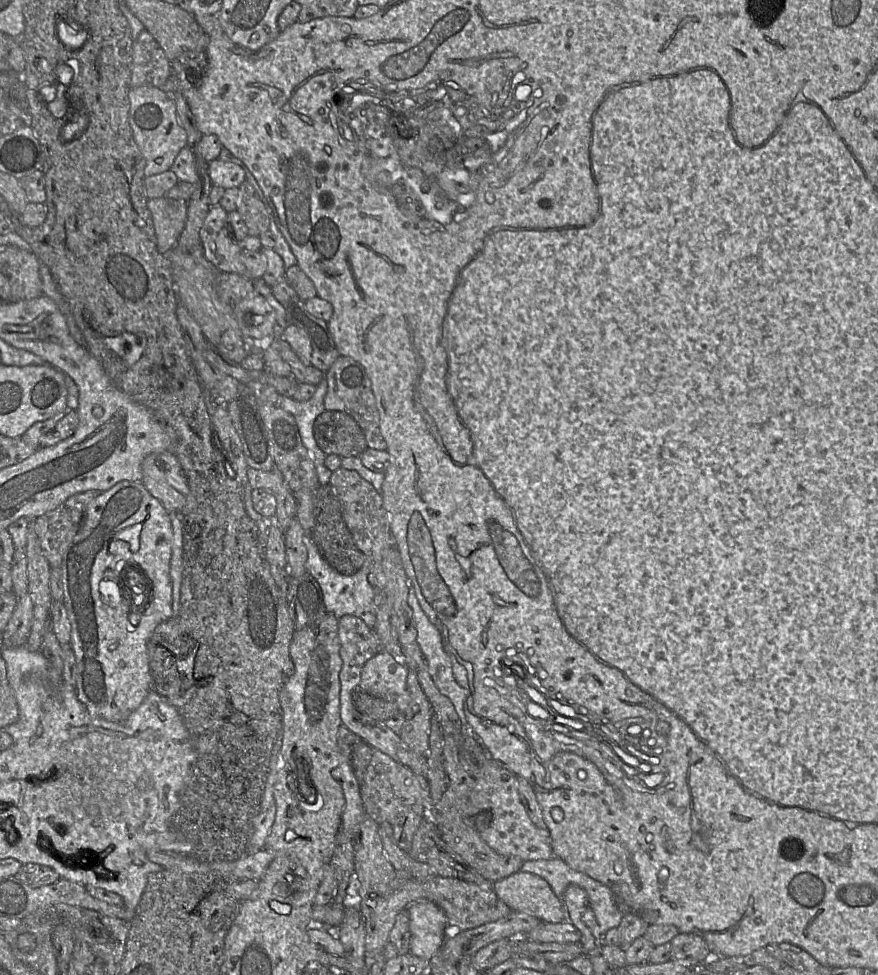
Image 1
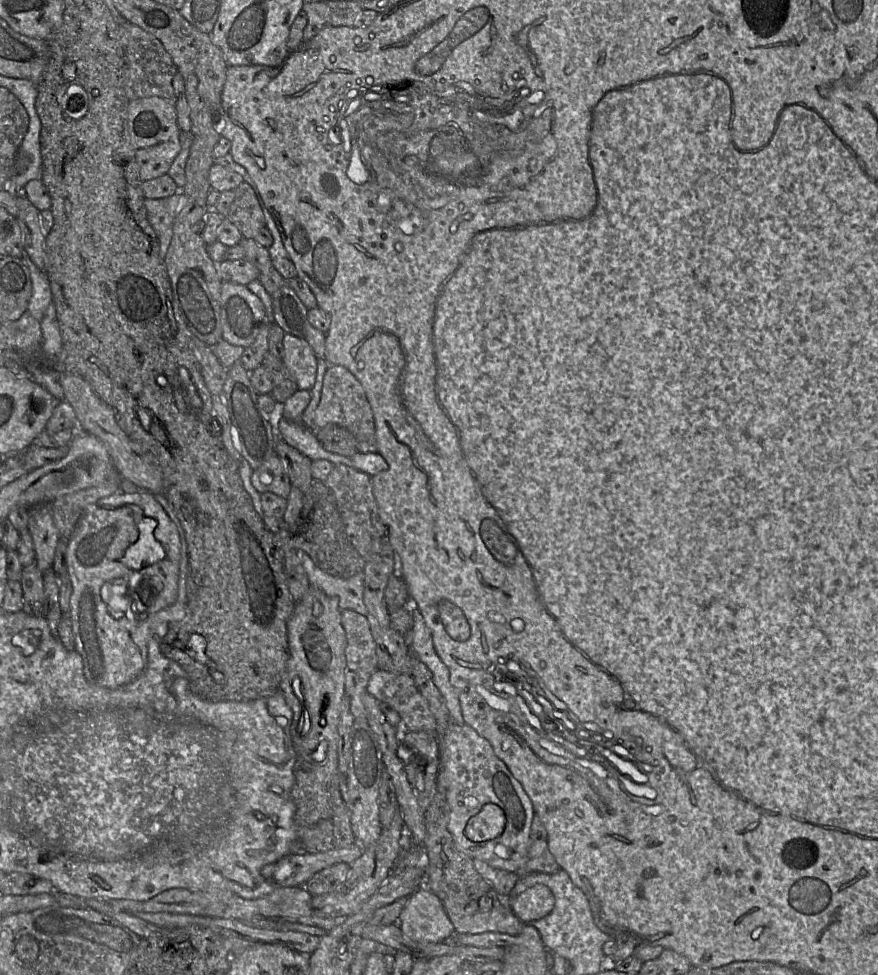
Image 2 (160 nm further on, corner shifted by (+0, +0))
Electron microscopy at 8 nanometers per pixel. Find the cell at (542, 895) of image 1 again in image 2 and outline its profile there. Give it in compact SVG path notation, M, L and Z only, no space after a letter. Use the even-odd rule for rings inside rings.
M536 884L514 898L505 899L508 899L510 908L524 923L546 917L555 905L552 891L543 884Z

